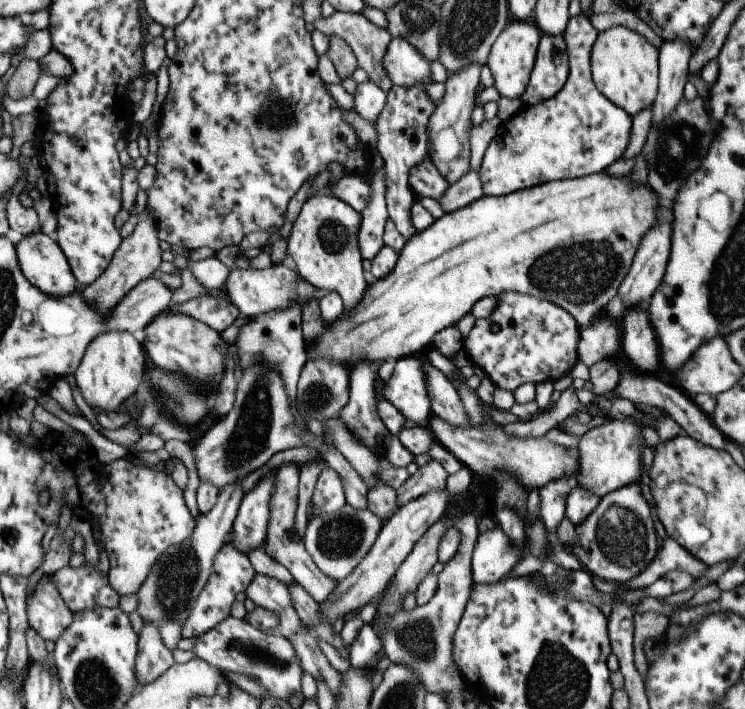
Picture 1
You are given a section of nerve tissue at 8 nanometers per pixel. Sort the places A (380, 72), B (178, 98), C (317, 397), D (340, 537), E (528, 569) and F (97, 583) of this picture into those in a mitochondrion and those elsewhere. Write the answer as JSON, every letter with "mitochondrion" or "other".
{"A":"other","B":"other","C":"mitochondrion","D":"mitochondrion","E":"other","F":"other"}

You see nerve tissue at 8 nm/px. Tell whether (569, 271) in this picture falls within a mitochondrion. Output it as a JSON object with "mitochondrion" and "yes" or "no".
{"mitochondrion":"yes"}

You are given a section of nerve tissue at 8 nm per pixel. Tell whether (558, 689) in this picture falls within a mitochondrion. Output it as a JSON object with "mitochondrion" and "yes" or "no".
{"mitochondrion":"yes"}

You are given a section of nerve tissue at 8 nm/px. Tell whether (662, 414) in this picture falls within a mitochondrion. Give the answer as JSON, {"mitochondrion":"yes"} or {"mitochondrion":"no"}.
{"mitochondrion":"no"}

